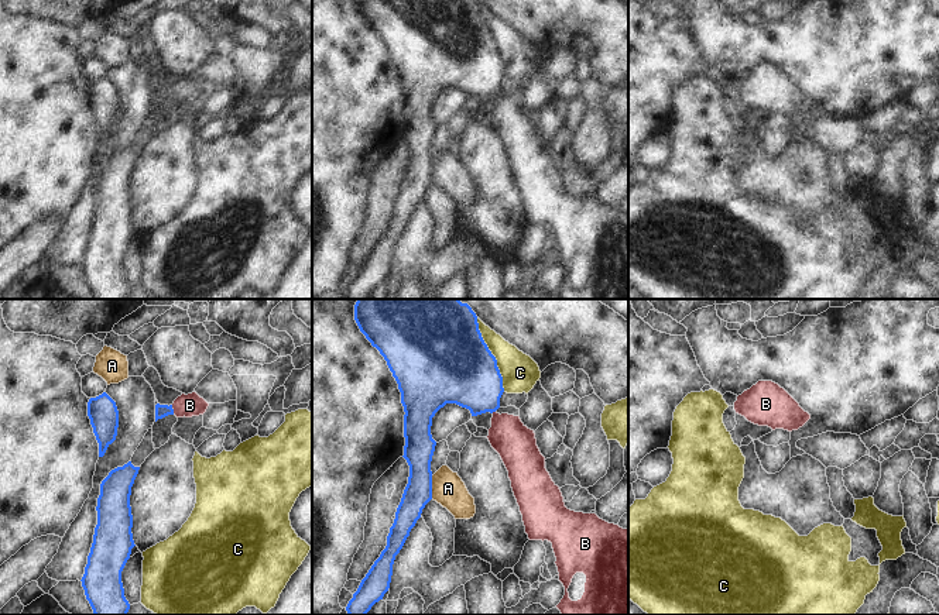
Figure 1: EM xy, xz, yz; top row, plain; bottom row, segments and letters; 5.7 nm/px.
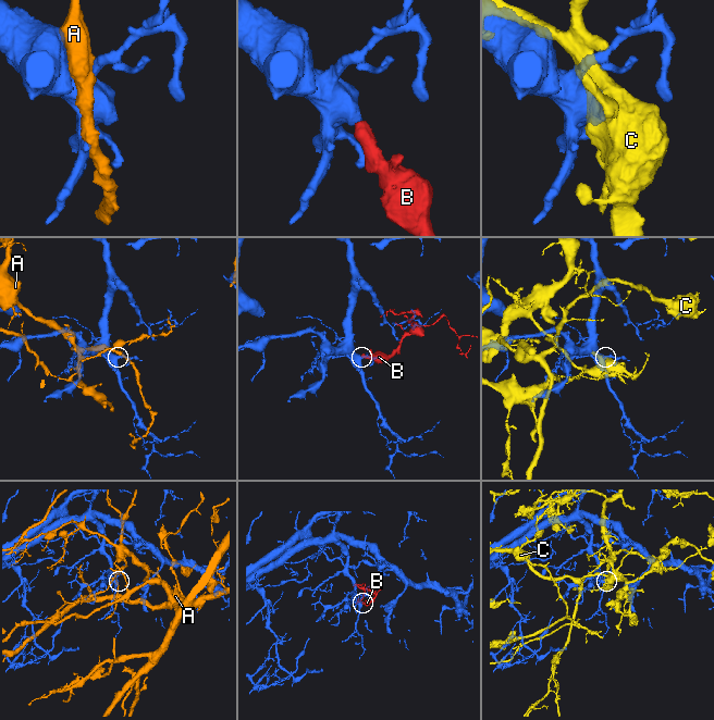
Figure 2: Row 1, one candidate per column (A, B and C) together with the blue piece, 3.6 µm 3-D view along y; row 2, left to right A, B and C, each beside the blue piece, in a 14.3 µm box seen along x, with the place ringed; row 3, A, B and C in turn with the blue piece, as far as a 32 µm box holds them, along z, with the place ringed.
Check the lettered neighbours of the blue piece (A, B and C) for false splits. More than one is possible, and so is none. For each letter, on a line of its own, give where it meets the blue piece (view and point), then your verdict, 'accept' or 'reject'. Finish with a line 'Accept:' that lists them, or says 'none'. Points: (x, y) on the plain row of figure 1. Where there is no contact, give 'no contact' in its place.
A: xz (431, 171) | reject
B: xy (172, 93) | accept
C: xz (492, 38) | reject
Accept: B

